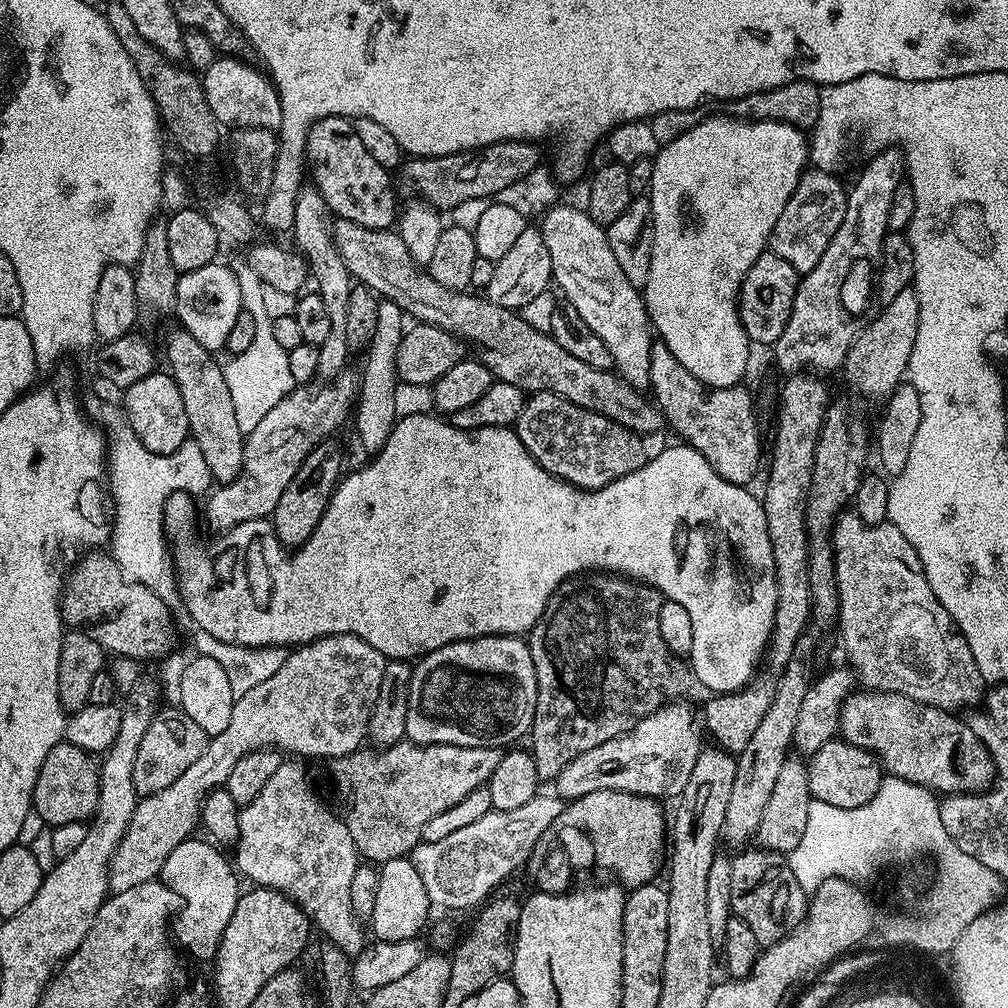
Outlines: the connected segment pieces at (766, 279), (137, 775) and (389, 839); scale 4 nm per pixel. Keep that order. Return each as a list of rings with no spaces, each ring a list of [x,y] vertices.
[[[764,251],[756,259],[754,266],[743,277],[740,287],[740,321],[746,330],[749,341],[753,345],[775,345],[778,338],[782,338],[782,330],[786,330],[786,322],[790,322],[790,314],[794,306],[794,294],[798,290],[802,279],[801,273],[786,262],[786,258],[778,258],[778,254]]]
[[[173,706],[173,708],[164,708],[155,713],[146,730],[142,742],[138,745],[138,754],[134,757],[134,786],[140,796],[149,796],[158,790],[166,790],[178,774],[183,774],[193,762],[198,762],[202,750],[206,750],[209,742],[209,736],[184,713],[183,708]]]
[[[405,738],[399,744],[389,744],[381,747],[376,752],[367,752],[361,750],[351,752],[349,756],[338,756],[331,761],[332,764],[332,780],[336,783],[336,796],[340,799],[340,808],[338,807],[338,815],[344,821],[346,830],[350,830],[350,838],[354,838],[354,846],[357,853],[361,857],[364,856],[365,861],[375,862],[377,865],[385,864],[387,860],[403,860],[411,853],[417,844],[421,843],[422,833],[426,822],[430,822],[430,818],[435,818],[438,814],[442,814],[442,810],[450,810],[450,806],[458,806],[458,802],[462,802],[462,798],[466,798],[466,794],[474,794],[474,790],[485,787],[488,779],[494,774],[494,770],[498,770],[498,762],[500,761],[502,752],[499,747],[493,746],[450,746],[449,744],[414,744],[411,740]]]

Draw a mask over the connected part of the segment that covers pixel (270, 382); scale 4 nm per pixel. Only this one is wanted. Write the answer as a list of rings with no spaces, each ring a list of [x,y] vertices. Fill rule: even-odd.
[[[240,258],[234,268],[236,277],[236,290],[242,294],[241,309],[252,319],[252,337],[248,340],[248,345],[233,358],[229,364],[223,365],[226,386],[230,389],[230,398],[234,402],[234,414],[238,420],[238,430],[247,433],[282,402],[292,389],[297,387],[294,378],[290,378],[290,358],[288,352],[282,346],[278,346],[278,341],[274,339],[272,333],[273,313],[268,313],[268,304],[264,301],[266,289],[258,274],[248,265],[247,259]]]

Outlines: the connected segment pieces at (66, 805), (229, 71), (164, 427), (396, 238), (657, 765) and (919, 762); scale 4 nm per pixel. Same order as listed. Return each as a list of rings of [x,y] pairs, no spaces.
[[[61,742],[46,754],[46,762],[38,770],[38,778],[32,791],[32,806],[35,815],[40,815],[48,826],[66,822],[84,822],[95,812],[98,802],[100,773],[93,757],[84,749]]]
[[[232,54],[217,55],[215,62],[202,73],[206,102],[210,102],[210,110],[214,114],[214,118],[228,130],[261,128],[262,130],[276,132],[282,126],[282,102],[280,101],[280,95],[276,93],[276,85],[255,63],[253,63],[254,65],[247,64],[244,60],[236,59],[240,58]]]
[[[163,371],[152,372],[146,378],[142,378],[128,388],[123,389],[122,392],[122,396],[124,396],[122,411],[128,418],[130,430],[134,430],[138,442],[142,442],[142,446],[146,446],[146,450],[150,450],[154,454],[170,454],[174,450],[178,450],[178,446],[182,446],[182,442],[189,439],[190,436],[188,423],[186,422],[186,406],[182,406],[182,394],[178,394],[178,386],[171,374]]]
[[[337,219],[332,224],[332,241],[336,243],[338,254],[342,254],[353,281],[369,288],[377,297],[393,300],[413,321],[433,324],[450,334],[459,336],[461,341],[469,345],[477,344],[475,355],[480,363],[485,364],[492,371],[496,380],[510,382],[510,386],[518,386],[525,394],[533,392],[558,394],[574,402],[574,406],[582,406],[591,412],[609,416],[614,422],[631,428],[633,432],[639,432],[644,438],[648,438],[651,432],[663,429],[666,421],[660,409],[641,389],[630,386],[615,371],[586,366],[586,362],[574,358],[574,354],[566,354],[566,350],[558,346],[558,342],[551,334],[534,330],[534,326],[523,320],[519,311],[498,306],[483,295],[473,294],[468,290],[451,292],[446,290],[446,286],[438,286],[438,282],[434,282],[434,278],[430,278],[427,271],[421,270],[414,262],[414,258],[410,258],[410,250],[406,250],[406,242],[402,242],[399,231],[386,228],[370,230],[349,220]]]
[[[665,702],[654,714],[642,718],[642,722],[635,724],[625,736],[610,738],[610,742],[602,742],[602,746],[594,746],[594,750],[586,750],[586,754],[574,758],[557,774],[554,781],[555,795],[568,802],[598,790],[633,792],[634,795],[653,798],[679,797],[686,782],[690,782],[690,770],[694,770],[694,762],[698,762],[698,754],[702,751],[702,732],[698,727],[697,713],[695,716],[691,706],[684,703],[688,702]]]
[[[875,690],[863,691],[853,691],[840,707],[838,732],[847,744],[873,752],[891,775],[902,778],[906,782],[921,784],[937,794],[981,793],[992,787],[992,781],[996,779],[996,767],[986,746],[978,738],[978,734],[974,734],[967,719],[959,720],[956,717],[959,715],[953,714],[947,708],[935,708],[914,698],[906,698],[902,694]]]

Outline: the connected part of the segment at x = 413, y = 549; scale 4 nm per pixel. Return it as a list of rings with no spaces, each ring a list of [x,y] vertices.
[[[414,414],[397,419],[386,444],[371,457],[369,464],[343,477],[332,492],[330,502],[310,538],[289,554],[280,543],[267,519],[251,520],[234,526],[229,532],[213,535],[209,544],[199,548],[192,544],[192,500],[187,492],[175,492],[164,507],[164,531],[174,549],[174,568],[180,571],[180,596],[192,615],[193,625],[238,647],[284,647],[310,644],[324,636],[350,634],[370,642],[385,658],[415,661],[429,652],[459,640],[475,636],[520,636],[532,631],[544,613],[546,602],[556,594],[556,587],[571,576],[586,572],[610,572],[638,580],[658,589],[665,600],[678,602],[690,613],[694,625],[694,646],[690,657],[690,671],[697,685],[709,688],[712,694],[731,694],[747,688],[757,675],[756,667],[769,647],[778,602],[778,586],[774,574],[774,550],[770,550],[770,534],[766,530],[763,503],[748,493],[743,484],[726,482],[698,454],[683,442],[673,448],[664,448],[653,455],[638,470],[610,482],[604,488],[585,490],[575,488],[557,476],[551,476],[522,446],[518,434],[511,427],[482,426],[474,430],[458,430],[447,419],[436,414]]]

